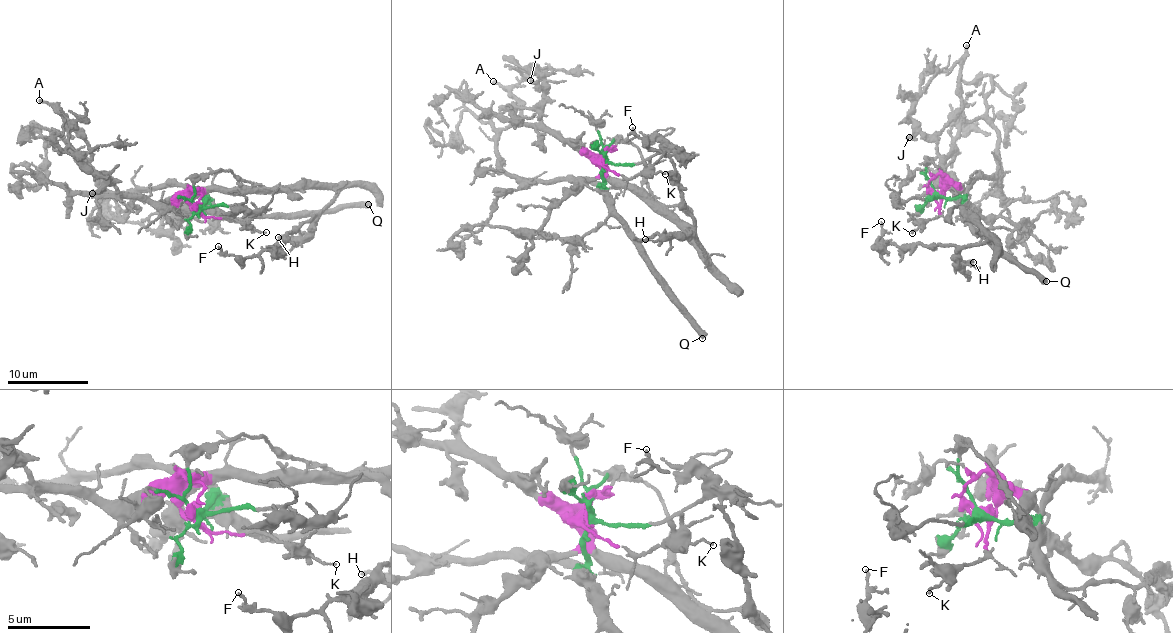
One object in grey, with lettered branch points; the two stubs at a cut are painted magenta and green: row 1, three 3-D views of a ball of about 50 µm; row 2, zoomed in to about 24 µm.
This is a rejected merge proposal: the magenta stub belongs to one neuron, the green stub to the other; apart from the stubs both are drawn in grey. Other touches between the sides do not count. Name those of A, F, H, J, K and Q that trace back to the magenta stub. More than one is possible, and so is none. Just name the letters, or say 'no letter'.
F, H, J, K

